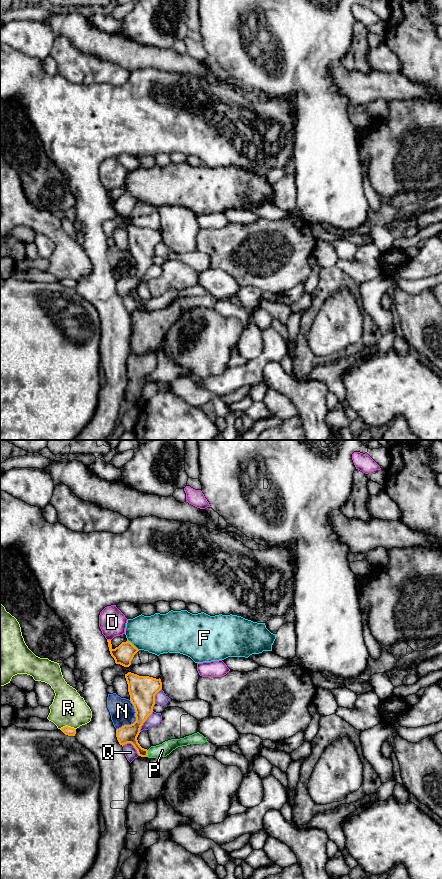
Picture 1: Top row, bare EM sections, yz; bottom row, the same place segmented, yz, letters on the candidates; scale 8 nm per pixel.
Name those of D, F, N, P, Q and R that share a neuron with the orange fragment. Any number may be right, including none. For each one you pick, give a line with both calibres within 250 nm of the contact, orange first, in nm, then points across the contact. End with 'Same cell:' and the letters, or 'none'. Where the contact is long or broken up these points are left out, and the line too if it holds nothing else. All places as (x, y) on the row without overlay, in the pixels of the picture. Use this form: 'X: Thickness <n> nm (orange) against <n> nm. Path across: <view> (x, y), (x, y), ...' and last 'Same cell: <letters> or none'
P: Thickness 140 nm (orange) against 110 nm. Path across: yz (126, 286), (147, 305), (162, 302)
Same cell: P

